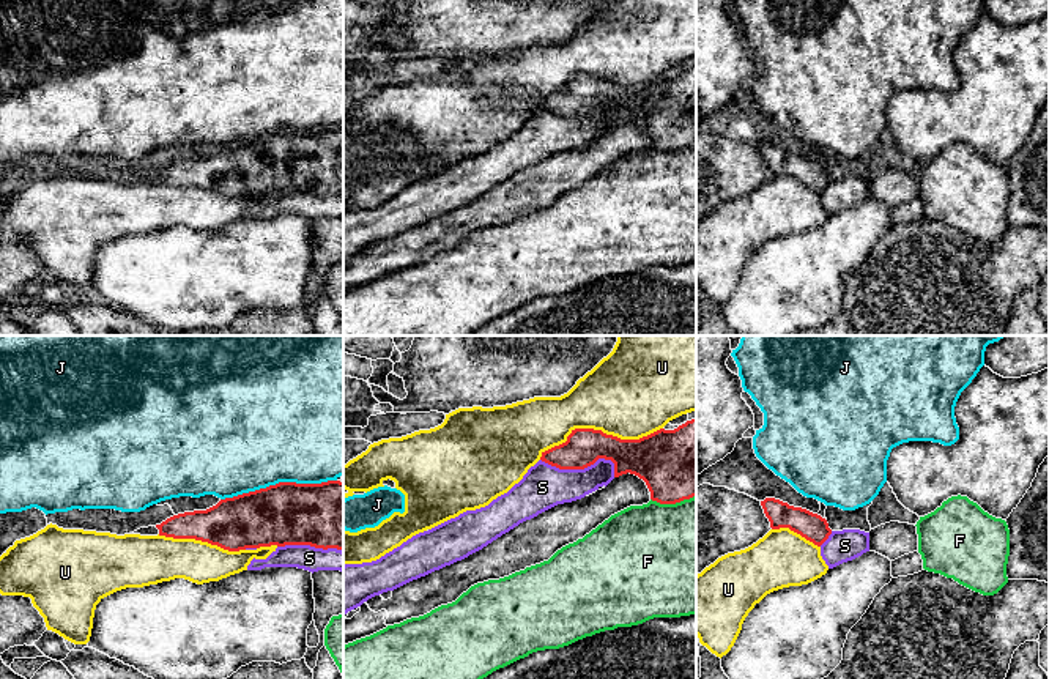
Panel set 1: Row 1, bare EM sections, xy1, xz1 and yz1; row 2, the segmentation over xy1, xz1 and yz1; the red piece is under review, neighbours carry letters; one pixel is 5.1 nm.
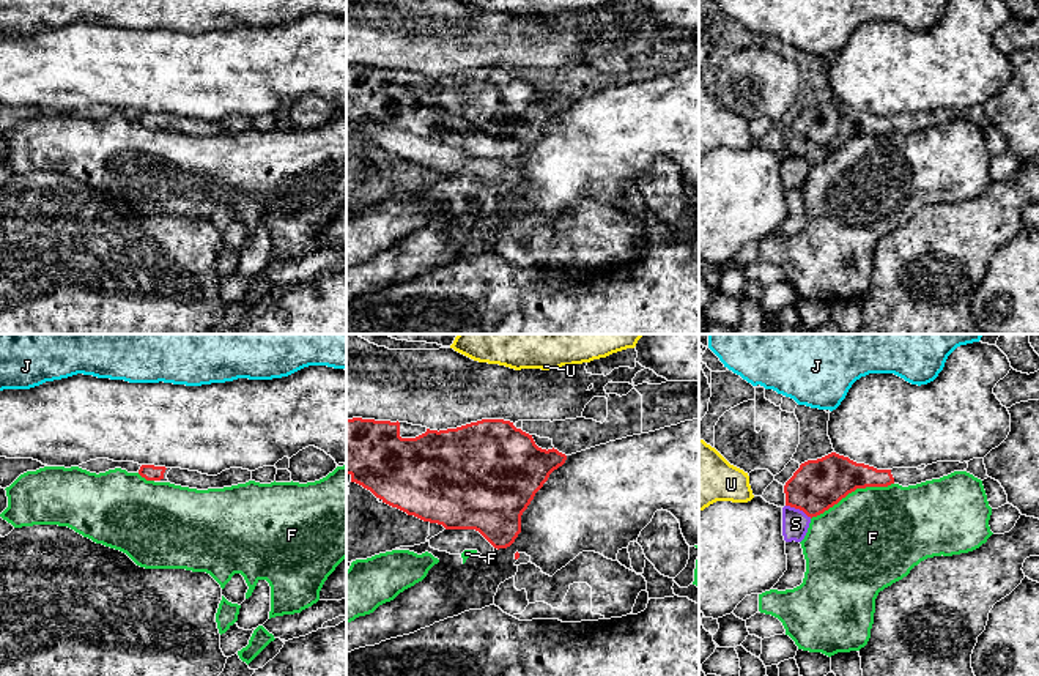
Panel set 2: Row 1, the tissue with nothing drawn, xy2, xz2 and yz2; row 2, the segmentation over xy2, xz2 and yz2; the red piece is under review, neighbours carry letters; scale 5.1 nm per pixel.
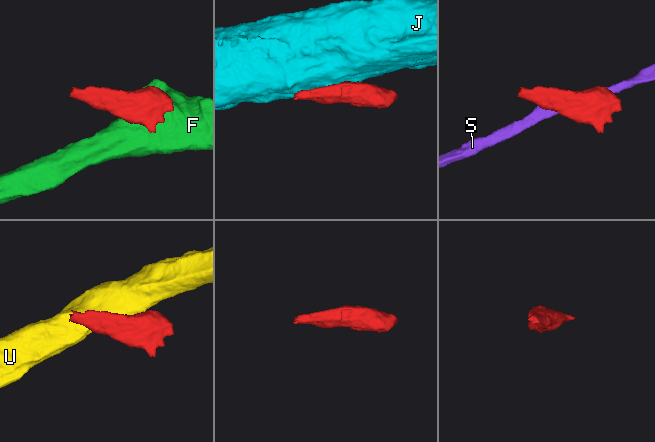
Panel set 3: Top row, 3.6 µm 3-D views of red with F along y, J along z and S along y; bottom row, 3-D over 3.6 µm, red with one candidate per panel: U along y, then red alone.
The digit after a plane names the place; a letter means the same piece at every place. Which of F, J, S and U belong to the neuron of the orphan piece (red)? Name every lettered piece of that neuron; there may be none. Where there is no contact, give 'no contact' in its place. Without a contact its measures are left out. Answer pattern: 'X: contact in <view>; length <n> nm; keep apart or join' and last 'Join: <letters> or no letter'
F: contact in yz2; length 460 nm; keep apart
J: contact in xy1; length 600 nm; keep apart
S: contact in xz1; length 400 nm; keep apart
U: contact in xz1; length 650 nm; keep apart
Join: no letter

